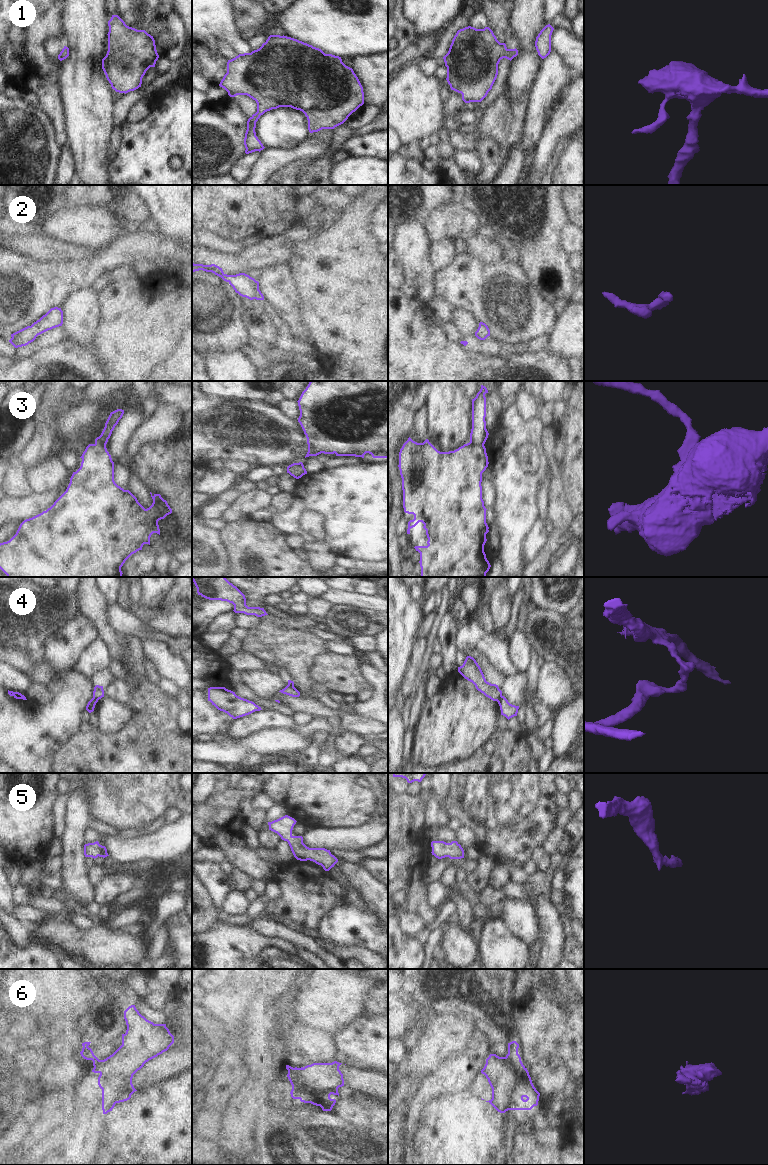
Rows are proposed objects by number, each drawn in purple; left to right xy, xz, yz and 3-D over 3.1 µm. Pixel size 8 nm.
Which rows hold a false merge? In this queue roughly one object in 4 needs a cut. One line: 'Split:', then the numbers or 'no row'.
Split: 3, 4

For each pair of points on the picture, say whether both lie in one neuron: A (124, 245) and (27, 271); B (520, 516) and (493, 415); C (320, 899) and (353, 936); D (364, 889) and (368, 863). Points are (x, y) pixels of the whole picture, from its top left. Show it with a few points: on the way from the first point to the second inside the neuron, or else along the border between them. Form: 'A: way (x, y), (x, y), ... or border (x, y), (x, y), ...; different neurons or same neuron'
A: way (100, 262), (84, 272), (51, 272); same neuron
B: border (501, 413), (493, 428), (488, 432); different neurons
C: border (344, 902), (334, 906), (322, 917), (317, 931); different neurons
D: border (358, 863), (377, 880); different neurons

